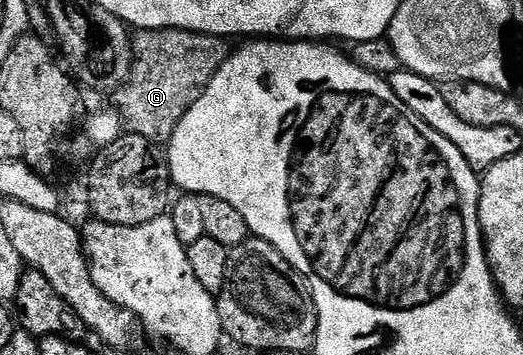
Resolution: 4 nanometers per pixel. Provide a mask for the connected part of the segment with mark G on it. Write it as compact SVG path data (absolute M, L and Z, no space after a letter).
M138 30L132 38L132 61L130 77L117 90L112 98L118 107L116 113L122 125L131 134L144 136L155 144L169 143L176 132L180 120L196 104L206 85L212 80L215 70L224 64L228 53L227 43L221 38L208 34L197 34L191 30Z

